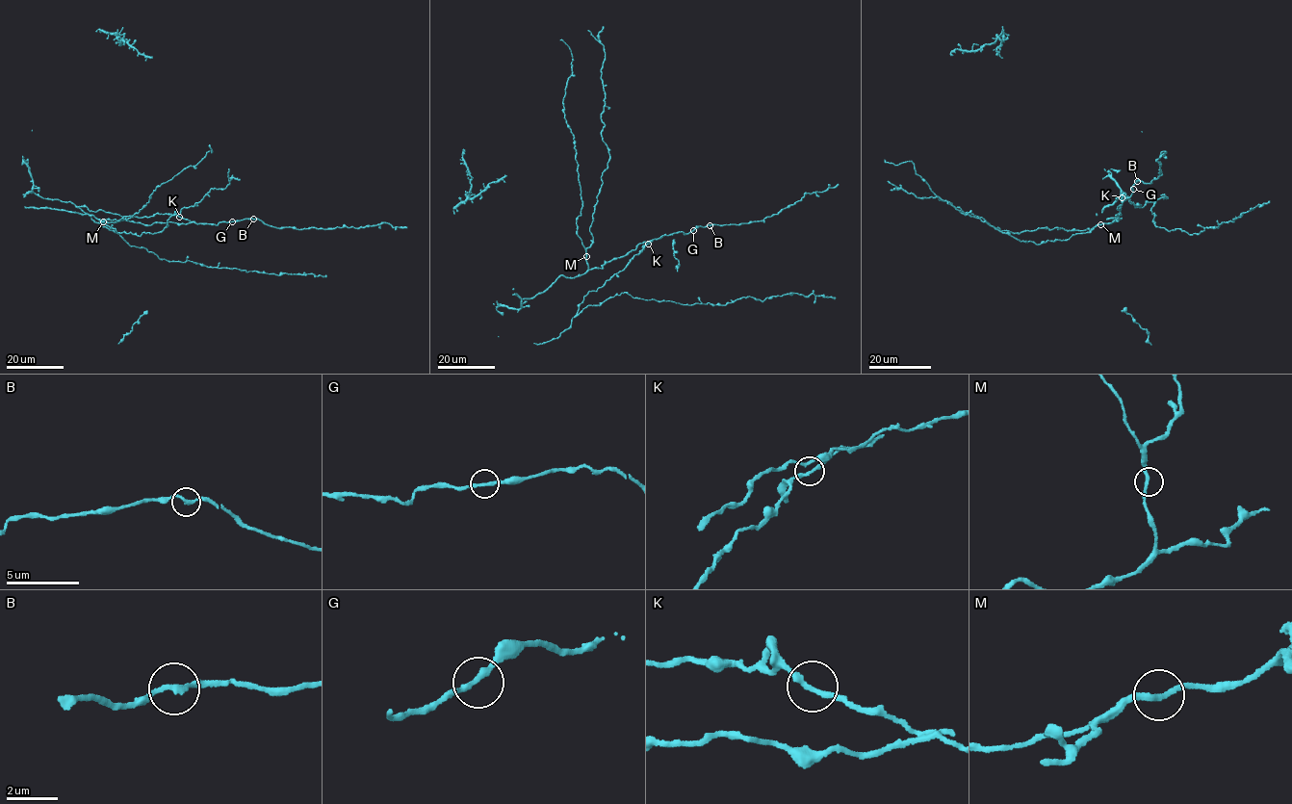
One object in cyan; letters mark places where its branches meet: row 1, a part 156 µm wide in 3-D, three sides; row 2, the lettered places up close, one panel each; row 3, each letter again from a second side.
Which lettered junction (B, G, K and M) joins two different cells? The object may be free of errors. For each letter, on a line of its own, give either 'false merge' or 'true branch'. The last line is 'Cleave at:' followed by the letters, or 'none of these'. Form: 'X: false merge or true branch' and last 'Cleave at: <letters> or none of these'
B: true branch
G: true branch
K: true branch
M: true branch
Cleave at: none of these

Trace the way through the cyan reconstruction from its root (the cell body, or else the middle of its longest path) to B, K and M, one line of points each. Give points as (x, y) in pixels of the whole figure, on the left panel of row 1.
B: (133, 221), (147, 225), (167, 221), (218, 225), (221, 221), (253, 219)
K: (133, 221), (151, 225), (155, 222), (187, 224), (190, 221), (179, 217)
M: (133, 221), (101, 220), (103, 221)

